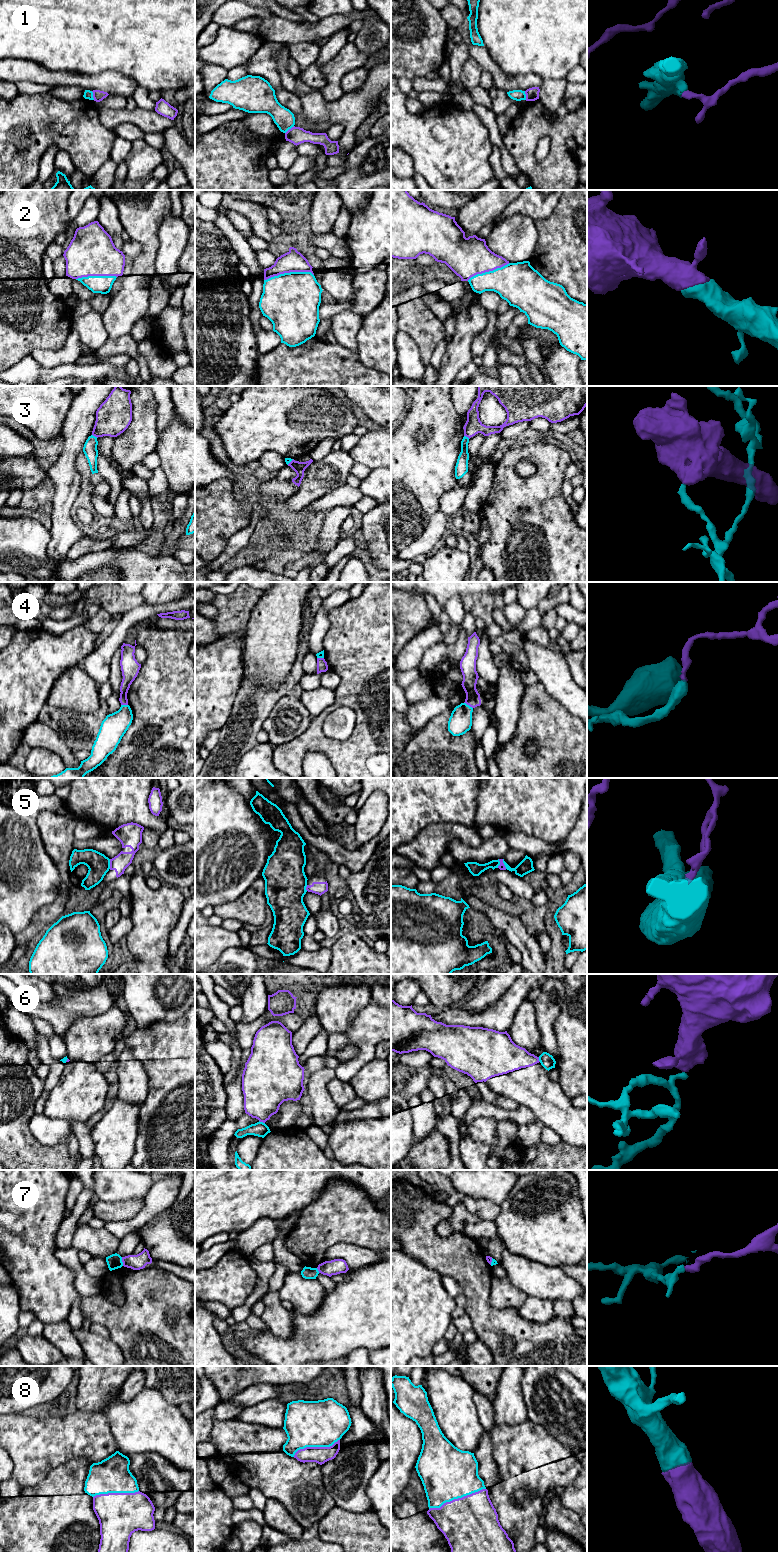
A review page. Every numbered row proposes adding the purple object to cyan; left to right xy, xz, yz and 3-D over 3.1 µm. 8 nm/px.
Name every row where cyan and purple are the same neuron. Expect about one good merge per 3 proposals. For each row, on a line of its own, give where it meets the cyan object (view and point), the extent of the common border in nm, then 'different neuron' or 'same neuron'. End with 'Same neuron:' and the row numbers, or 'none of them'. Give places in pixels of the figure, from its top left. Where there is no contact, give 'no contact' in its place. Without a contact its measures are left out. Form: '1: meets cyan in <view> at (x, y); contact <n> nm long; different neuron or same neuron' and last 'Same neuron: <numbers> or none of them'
1: meets cyan in xz at (289, 128); contact 100 nm long; different neuron
2: meets cyan in xz at (288, 273); contact 400 nm long; same neuron
3: meets cyan in xy at (94, 436); contact 50 nm long; different neuron
4: meets cyan in yz at (468, 705); contact 90 nm long; different neuron
5: meets cyan in xy at (109, 864); contact 80 nm long; different neuron
6: meets cyan in xz at (262, 1122); contact 50 nm long; different neuron
7: meets cyan in xy at (121, 1261); contact 70 nm long; different neuron
8: meets cyan in yz at (457, 1498); contact 480 nm long; same neuron
Same neuron: 2, 8

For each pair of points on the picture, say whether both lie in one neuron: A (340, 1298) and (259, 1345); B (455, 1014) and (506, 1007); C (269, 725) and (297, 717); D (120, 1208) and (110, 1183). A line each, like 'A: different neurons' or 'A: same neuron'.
A: same neuron
B: same neuron
C: same neuron
D: different neurons

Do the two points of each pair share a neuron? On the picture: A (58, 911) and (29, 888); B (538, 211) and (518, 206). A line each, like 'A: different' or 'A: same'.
A: different
B: same

